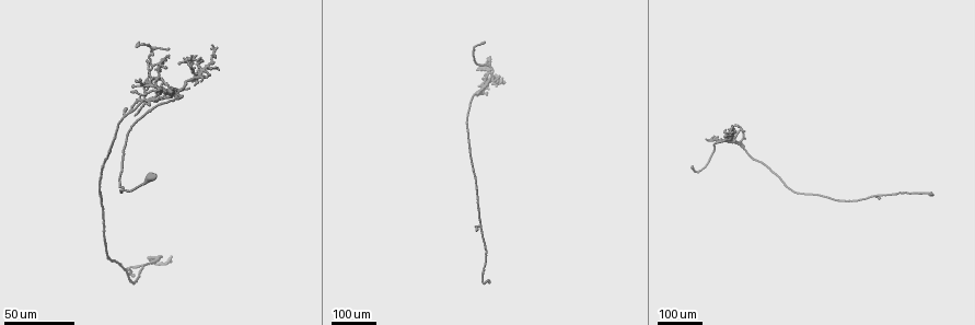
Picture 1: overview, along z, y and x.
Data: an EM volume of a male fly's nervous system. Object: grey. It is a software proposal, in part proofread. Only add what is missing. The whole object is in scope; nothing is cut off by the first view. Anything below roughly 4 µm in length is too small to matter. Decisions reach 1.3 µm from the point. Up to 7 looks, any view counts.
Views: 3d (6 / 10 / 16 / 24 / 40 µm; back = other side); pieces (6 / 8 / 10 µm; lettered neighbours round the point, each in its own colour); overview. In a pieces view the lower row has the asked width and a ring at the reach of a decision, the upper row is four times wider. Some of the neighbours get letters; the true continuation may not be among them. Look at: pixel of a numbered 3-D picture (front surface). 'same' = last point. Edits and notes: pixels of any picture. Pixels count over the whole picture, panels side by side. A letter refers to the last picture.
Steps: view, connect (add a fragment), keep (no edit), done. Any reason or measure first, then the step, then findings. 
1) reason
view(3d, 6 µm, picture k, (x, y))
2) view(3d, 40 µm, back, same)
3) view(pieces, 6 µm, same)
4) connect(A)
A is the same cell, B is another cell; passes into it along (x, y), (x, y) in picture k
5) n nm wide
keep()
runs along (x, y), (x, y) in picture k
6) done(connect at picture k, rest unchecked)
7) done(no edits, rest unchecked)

end of a long branch
view(3d, 40 µm, picture 1, (490, 282))

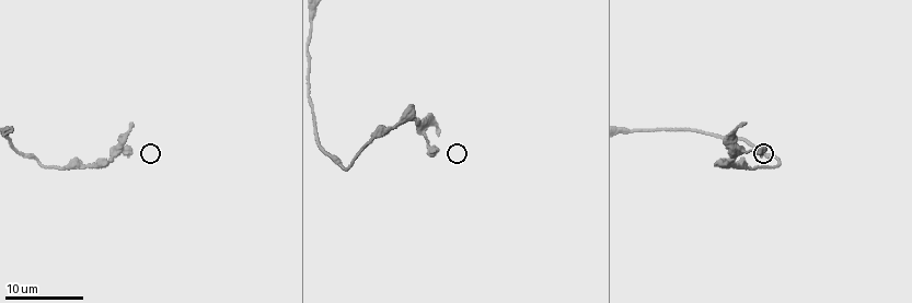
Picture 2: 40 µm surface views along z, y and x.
see the neighbours
view(pieces, 8 µm, picture 2, (437, 135))

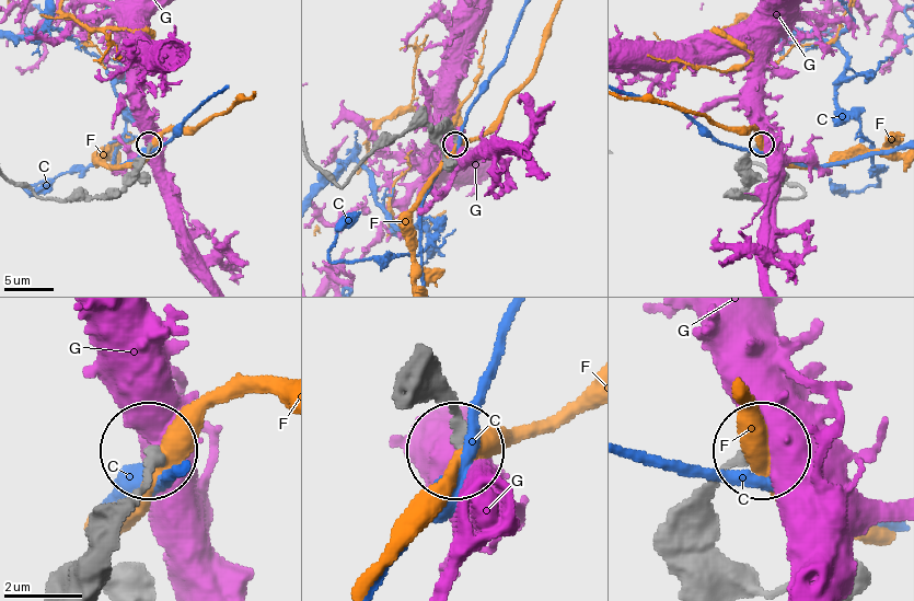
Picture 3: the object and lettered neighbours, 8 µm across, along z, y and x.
300 nm wide
keep()
C, F and G are other cells; runs along (413, 385), (442, 395), (452, 440) in picture 3; no lettered fragment goes on from it

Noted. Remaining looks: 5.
branch stops here
view(3d, 40 µm, picture 1, (199, 81))

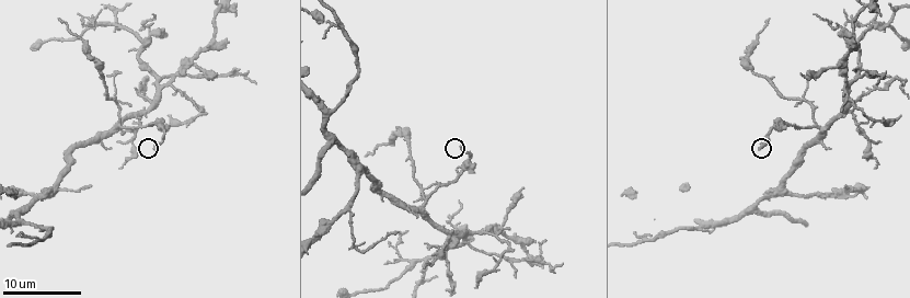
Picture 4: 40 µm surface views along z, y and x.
see the neighbours
view(pieces, 10 µm, picture 4, (758, 147))

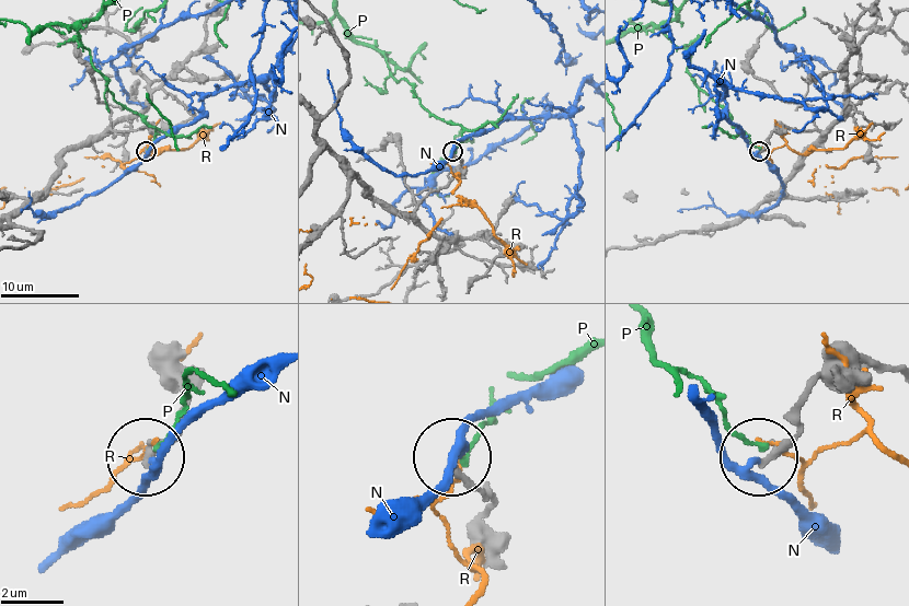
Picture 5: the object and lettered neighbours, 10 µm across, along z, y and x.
keep()
N, P and R are other cells; no lettered fragment goes on from it

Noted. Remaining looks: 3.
free end
view(3d, 24 µm, picture 1, (145, 59))

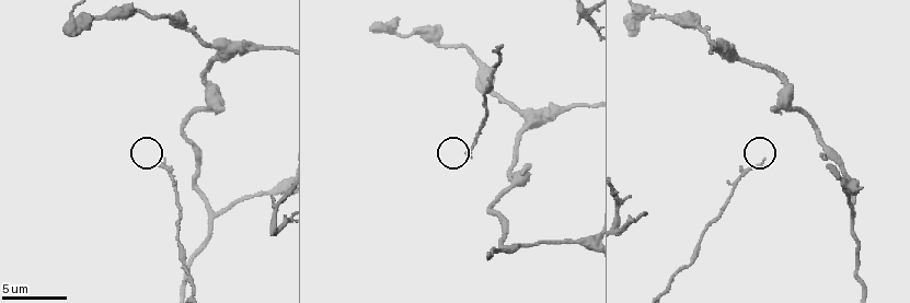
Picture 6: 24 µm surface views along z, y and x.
view(pieces, 10 µm, picture 6, (471, 157))

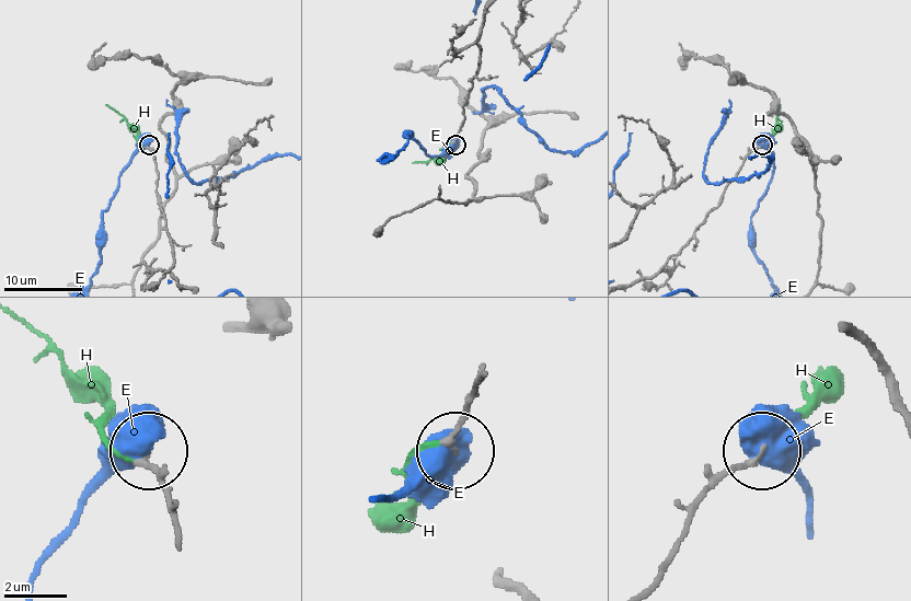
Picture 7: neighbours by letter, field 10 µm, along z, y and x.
170 nm wide
connect(H)
H is the same cell, E is another cell; it goes on there

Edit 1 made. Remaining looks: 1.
done(connect at picture 7, rest unchecked)

